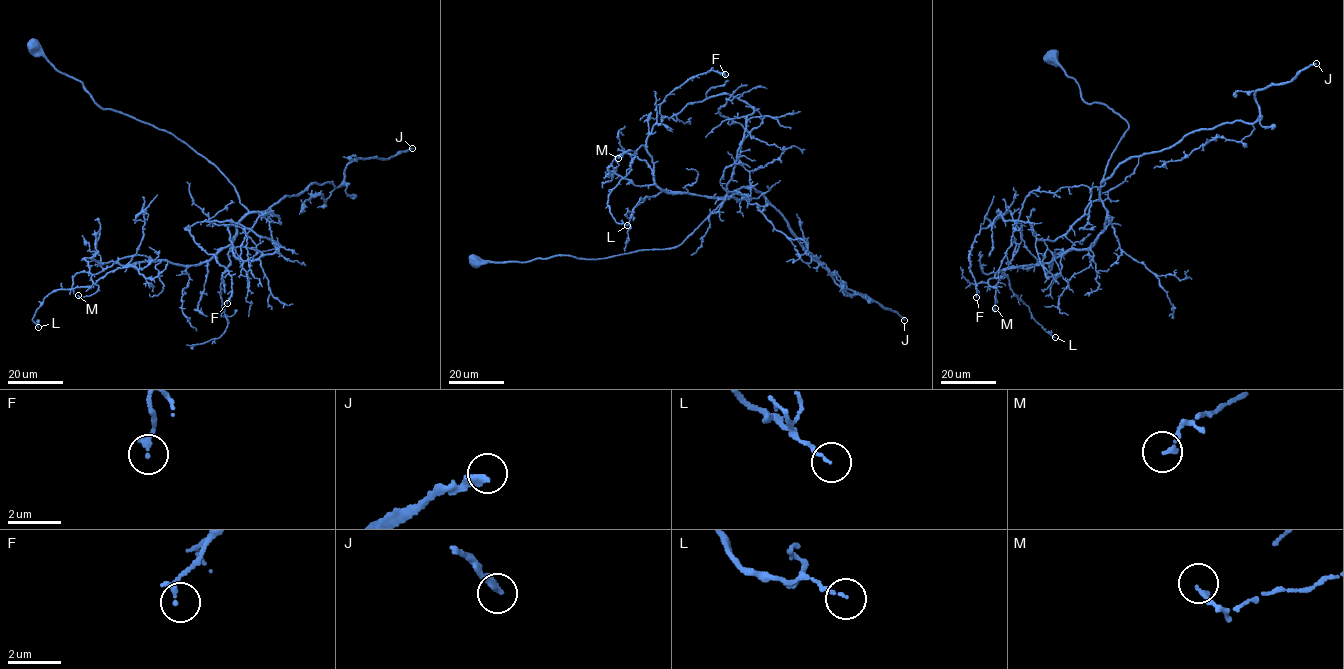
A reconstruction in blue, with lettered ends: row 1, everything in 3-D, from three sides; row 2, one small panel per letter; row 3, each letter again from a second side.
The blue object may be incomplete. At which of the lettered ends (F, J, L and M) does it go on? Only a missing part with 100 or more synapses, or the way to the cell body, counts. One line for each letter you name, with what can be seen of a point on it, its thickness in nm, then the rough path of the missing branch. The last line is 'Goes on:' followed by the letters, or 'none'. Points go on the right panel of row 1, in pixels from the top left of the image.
J: Place: (1316, 63). Thickness 280 nm
Goes on: J

